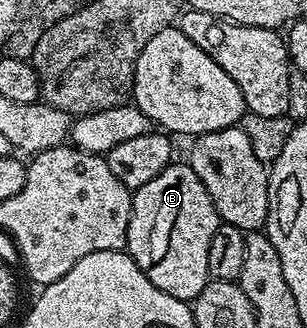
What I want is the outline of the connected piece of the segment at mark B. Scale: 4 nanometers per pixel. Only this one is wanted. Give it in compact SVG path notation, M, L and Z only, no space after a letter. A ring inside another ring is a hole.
M170 163L152 182L140 186L130 202L130 221L126 231L125 251L164 294L194 301L211 279L208 270L208 245L219 226L218 211L196 178L189 163Z

